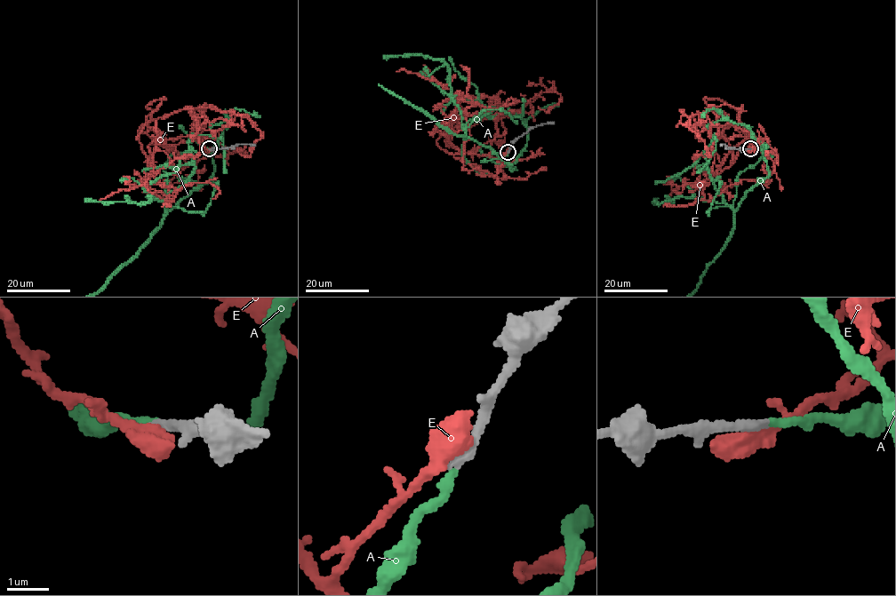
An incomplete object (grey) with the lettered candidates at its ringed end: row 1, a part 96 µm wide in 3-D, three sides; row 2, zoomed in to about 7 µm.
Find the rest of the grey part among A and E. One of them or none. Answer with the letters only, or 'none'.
A

